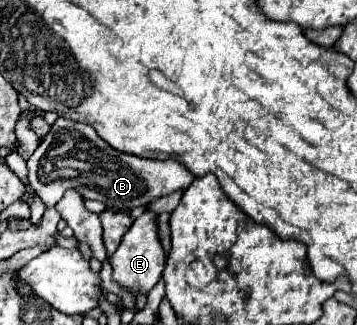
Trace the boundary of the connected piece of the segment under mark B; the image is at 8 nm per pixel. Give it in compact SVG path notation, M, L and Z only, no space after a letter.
M58 117L50 133L28 159L28 169L30 185L42 197L46 207L54 207L66 189L78 189L86 199L102 201L108 209L124 213L130 213L140 205L146 207L154 199L170 195L178 189L188 189L194 181L194 175L190 175L188 169L174 159L156 161L120 153L102 141L90 125L64 117Z

